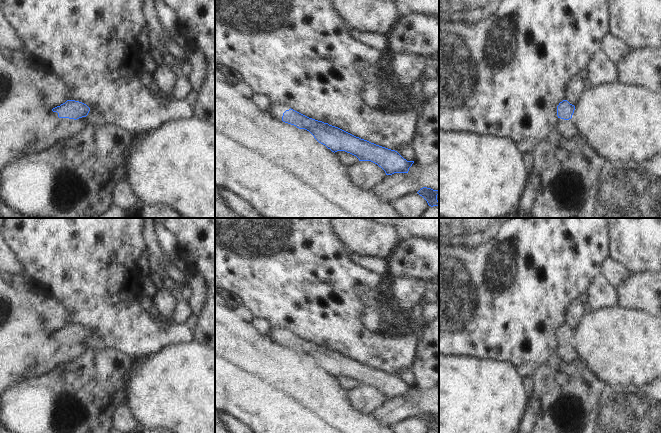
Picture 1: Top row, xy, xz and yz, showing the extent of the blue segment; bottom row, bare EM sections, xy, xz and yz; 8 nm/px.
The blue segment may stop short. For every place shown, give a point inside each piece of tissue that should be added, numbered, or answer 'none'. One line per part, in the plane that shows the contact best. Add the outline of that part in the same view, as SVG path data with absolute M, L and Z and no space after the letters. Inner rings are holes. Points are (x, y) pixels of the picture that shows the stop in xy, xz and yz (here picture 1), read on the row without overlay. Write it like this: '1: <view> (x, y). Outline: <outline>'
1: xy (67, 352). Outline: M52 335L52 338L59 342L57 336ZM85 341L77 344L69 342L59 343L60 346L55 352L53 352L48 358L33 364L21 380L44 375L55 368L59 368L66 363L76 360L87 350L85 347Z

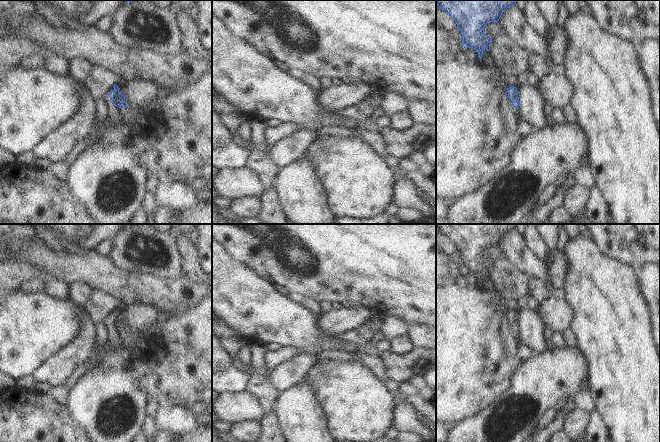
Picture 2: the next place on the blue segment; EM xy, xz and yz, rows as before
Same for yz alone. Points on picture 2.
none

